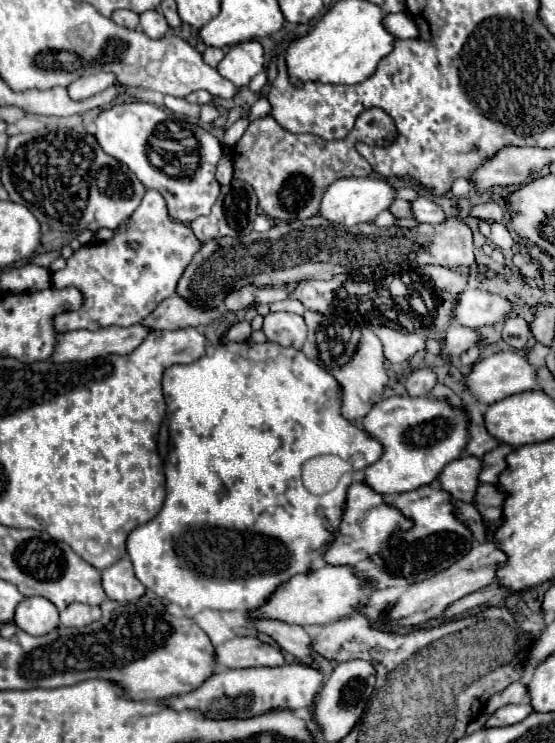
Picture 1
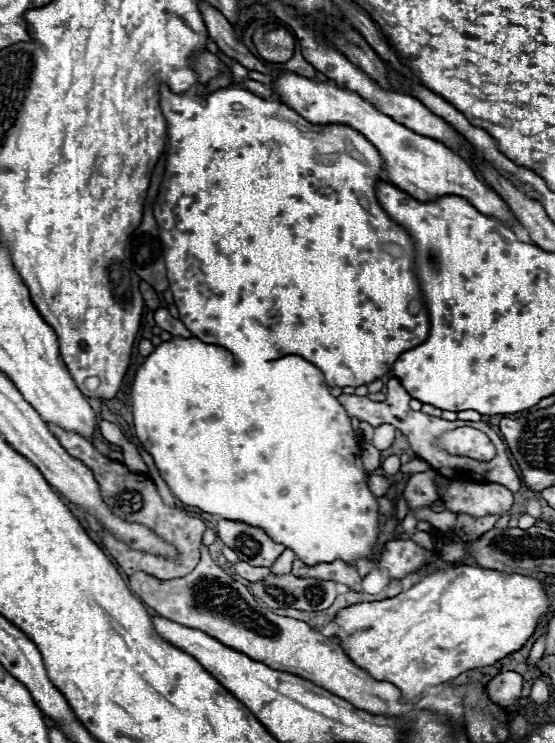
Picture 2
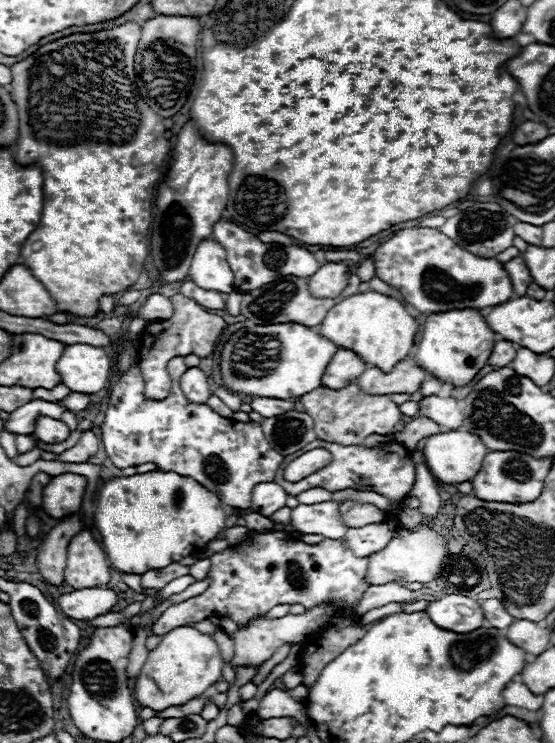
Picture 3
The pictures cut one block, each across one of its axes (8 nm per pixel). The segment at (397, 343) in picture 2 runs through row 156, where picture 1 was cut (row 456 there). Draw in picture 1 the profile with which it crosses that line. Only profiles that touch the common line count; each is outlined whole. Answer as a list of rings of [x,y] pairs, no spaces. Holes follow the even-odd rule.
[[[228,342],[228,344],[218,344],[212,354],[204,354],[204,358],[198,358],[196,362],[188,366],[170,366],[164,372],[162,378],[162,390],[164,390],[164,400],[168,406],[168,426],[170,426],[170,452],[164,462],[164,472],[166,472],[166,500],[156,518],[150,522],[138,526],[136,530],[130,532],[128,536],[128,556],[134,564],[136,578],[152,592],[156,592],[160,598],[166,598],[178,606],[184,608],[186,616],[196,616],[200,610],[210,608],[210,610],[220,610],[220,612],[252,612],[258,610],[262,604],[268,602],[268,598],[276,592],[276,588],[284,582],[288,582],[294,574],[308,574],[312,560],[316,560],[320,554],[324,554],[334,538],[338,536],[338,526],[342,520],[344,512],[344,502],[346,502],[346,492],[348,486],[352,484],[352,472],[348,474],[346,488],[336,488],[328,494],[314,496],[310,494],[304,484],[302,484],[302,466],[306,460],[314,456],[340,456],[342,460],[350,462],[354,470],[364,470],[370,464],[374,464],[384,448],[382,444],[372,438],[366,430],[356,426],[354,422],[346,420],[340,412],[342,406],[342,388],[336,382],[332,374],[328,374],[324,368],[320,368],[316,362],[312,362],[308,356],[304,356],[302,350],[296,350],[292,346],[282,346],[278,342]]]

